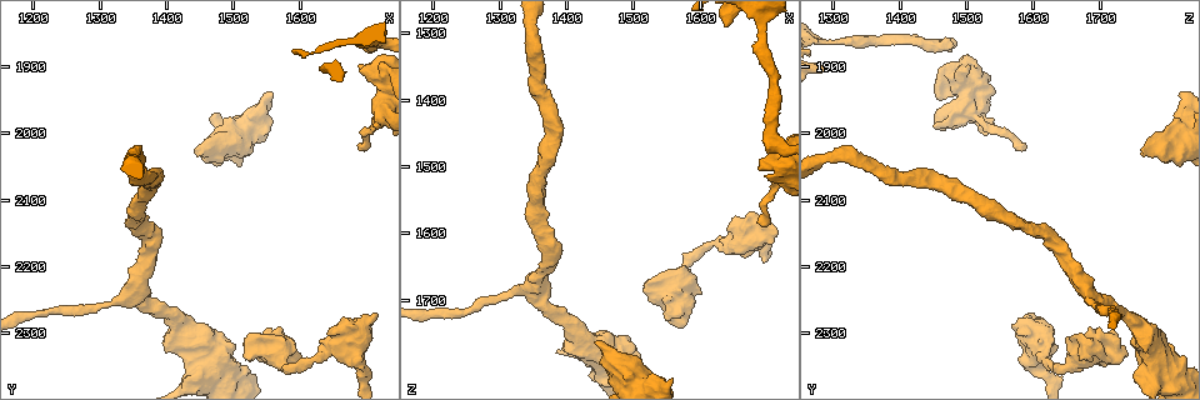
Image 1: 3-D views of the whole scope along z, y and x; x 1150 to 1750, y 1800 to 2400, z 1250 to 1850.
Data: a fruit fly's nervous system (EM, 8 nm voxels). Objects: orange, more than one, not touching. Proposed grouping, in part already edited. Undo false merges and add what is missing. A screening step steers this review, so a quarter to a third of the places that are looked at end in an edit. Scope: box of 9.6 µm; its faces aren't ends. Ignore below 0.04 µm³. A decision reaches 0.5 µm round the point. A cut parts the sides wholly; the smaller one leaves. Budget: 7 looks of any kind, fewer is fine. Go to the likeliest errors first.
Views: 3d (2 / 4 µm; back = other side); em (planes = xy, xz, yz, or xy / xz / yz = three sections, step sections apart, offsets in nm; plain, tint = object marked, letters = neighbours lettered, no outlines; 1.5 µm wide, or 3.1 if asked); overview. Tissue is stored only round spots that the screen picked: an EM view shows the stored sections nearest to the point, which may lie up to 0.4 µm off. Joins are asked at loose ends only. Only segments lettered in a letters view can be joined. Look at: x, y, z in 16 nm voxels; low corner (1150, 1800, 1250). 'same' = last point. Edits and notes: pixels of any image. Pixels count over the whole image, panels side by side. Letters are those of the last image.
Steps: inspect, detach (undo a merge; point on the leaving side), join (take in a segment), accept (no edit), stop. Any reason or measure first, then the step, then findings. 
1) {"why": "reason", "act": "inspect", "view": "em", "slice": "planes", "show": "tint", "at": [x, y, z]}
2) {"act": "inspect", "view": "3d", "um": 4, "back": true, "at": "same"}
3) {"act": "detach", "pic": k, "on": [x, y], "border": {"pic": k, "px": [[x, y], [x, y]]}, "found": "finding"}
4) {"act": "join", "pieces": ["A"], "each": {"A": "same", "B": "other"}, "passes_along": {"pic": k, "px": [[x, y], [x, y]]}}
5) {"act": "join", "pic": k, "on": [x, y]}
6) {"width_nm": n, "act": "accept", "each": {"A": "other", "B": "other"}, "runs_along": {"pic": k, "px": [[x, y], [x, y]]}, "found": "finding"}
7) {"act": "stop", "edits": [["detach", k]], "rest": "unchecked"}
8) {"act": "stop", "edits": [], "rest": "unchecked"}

{"why": "thick end", "act": "inspect", "view": "em", "slice": "planes", "show": "letters", "at": [1445, 2025, 1770]}

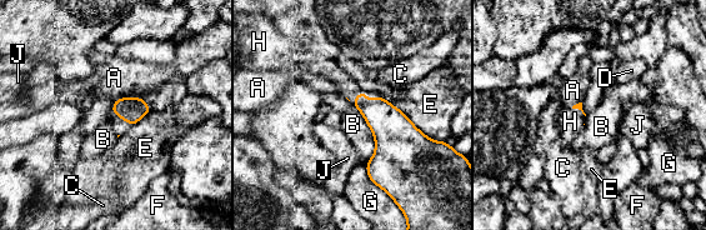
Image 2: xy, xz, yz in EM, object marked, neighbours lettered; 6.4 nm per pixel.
{"act": "join", "pic": 2, "on": [346, 86], "each": {"A": "other", "B": "other", "C": "other", "D": "other", "E": "other", "F": "other", "G": "other", "H": "same", "J": "other"}, "passes_along": {"pic": 2, "px": [[386, 123], [356, 99], [346, 86]]}, "found": "it goes on there"}

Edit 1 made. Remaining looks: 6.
{"why": "see it whole again", "act": "inspect", "view": "overview"}

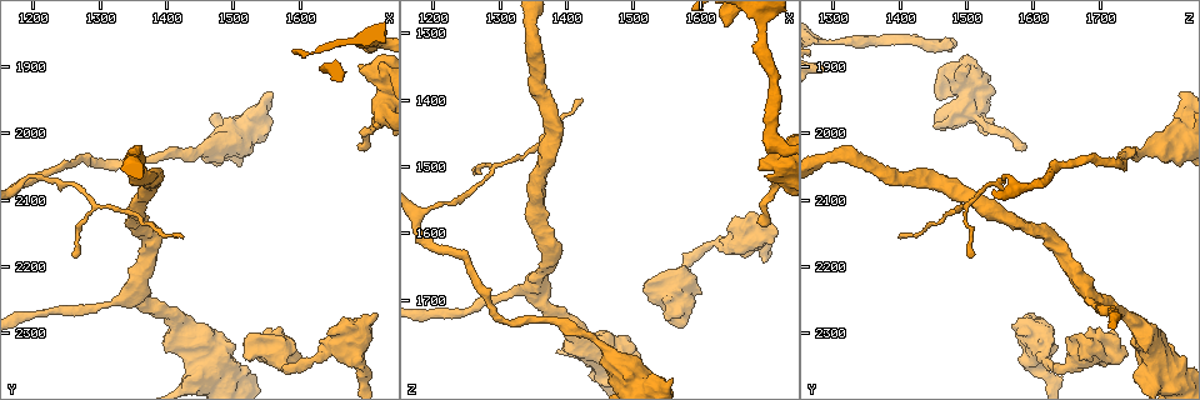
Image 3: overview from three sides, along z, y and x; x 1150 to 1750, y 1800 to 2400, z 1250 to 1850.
{"why": "free end", "act": "inspect", "view": "em", "slice": "yz", "step": 8, "show": "letters", "at": [1715, 2275, 1600]}

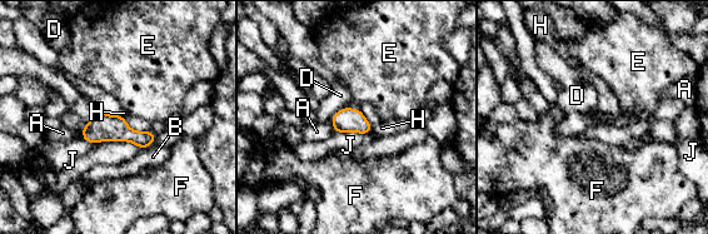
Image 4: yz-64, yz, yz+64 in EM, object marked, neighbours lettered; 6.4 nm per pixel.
{"why": "cut it another way", "act": "inspect", "view": "em", "slice": "planes", "show": "letters", "at": "same"}

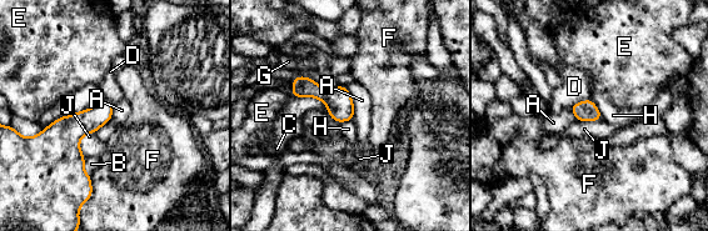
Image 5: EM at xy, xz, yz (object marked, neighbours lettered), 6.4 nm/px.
{"act": "accept", "each": {"A": "other", "B": "other", "C": "other", "D": "other", "E": "other", "F": "other", "G": "other", "H": "other", "J": "other"}, "border": {"pic": 5, "px": [[345, 88], [353, 103], [353, 120]]}, "found": "no lettered segment goes on from it"}

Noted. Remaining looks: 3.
{"why": "branch stops here", "act": "inspect", "view": "3d", "um": 4, "at": [1685, 1895, 1500]}

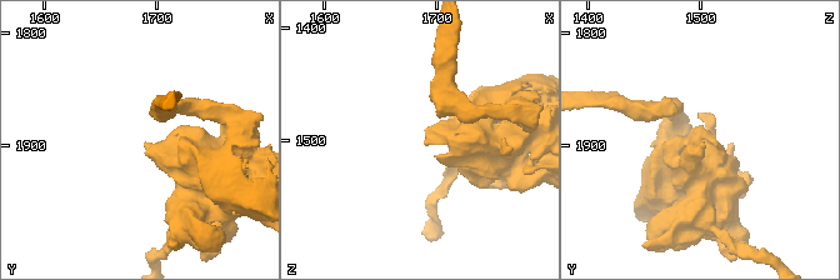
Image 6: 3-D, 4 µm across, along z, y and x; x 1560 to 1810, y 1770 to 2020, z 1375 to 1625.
{"why": "need the tissue", "act": "inspect", "view": "em", "slice": "planes", "show": "letters", "at": [1690, 1896, 1502]}

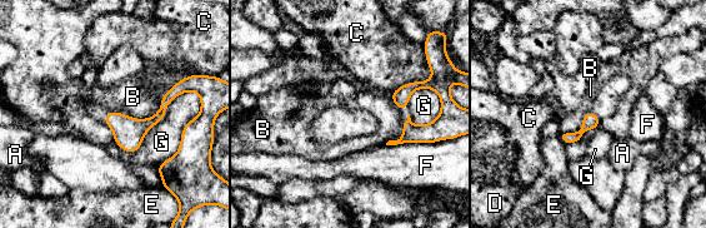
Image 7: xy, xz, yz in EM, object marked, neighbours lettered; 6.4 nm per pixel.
{"act": "accept", "each": {"A": "other", "B": "other", "C": "other", "D": "other", "E": "other", "F": "other", "G": "other"}, "runs_along": {"pic": 7, "px": [[180, 84], [151, 122], [118, 139]]}, "found": "no lettered segment goes on from it"}

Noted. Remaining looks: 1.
{"act": "stop", "edits": [["join", 2]], "rest": "unchecked"}

